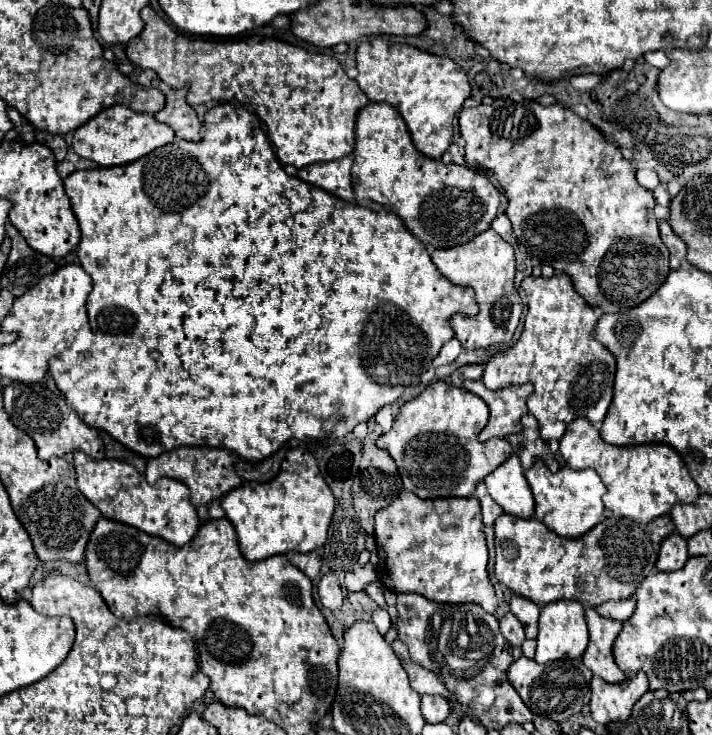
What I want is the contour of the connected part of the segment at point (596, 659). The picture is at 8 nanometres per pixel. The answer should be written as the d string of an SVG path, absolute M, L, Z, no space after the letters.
M595 608L585 610L585 620L589 626L589 646L583 654L583 664L605 682L623 682L625 674L613 658L613 642L621 632L621 622L599 616Z

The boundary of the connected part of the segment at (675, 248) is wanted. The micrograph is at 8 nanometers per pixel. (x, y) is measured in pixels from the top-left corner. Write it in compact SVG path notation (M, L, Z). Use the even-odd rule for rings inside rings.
M659 222L659 230L661 230L661 240L663 240L663 244L669 248L669 252L671 252L671 268L675 270L679 264L681 264L681 260L685 260L685 254L687 254L687 248L685 248L685 242L679 238L679 236L675 236L675 232L671 230L671 226L669 226L669 222Z

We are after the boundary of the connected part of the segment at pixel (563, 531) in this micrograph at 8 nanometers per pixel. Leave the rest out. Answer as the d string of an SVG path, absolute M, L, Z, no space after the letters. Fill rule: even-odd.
M535 460L535 464L525 470L525 478L535 496L535 518L541 520L555 534L565 538L577 538L603 520L601 496L605 494L605 484L595 470L561 468L553 474L543 464L543 460Z

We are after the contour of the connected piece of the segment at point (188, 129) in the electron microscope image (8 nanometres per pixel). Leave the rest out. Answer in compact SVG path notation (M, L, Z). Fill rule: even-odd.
M159 82L159 88L167 96L167 104L165 104L165 108L161 112L155 114L155 118L159 122L169 124L179 138L197 142L201 138L199 136L201 122L199 122L199 118L195 114L195 108L185 102L185 94L187 92L185 90L173 90L173 88L165 86L163 82Z

